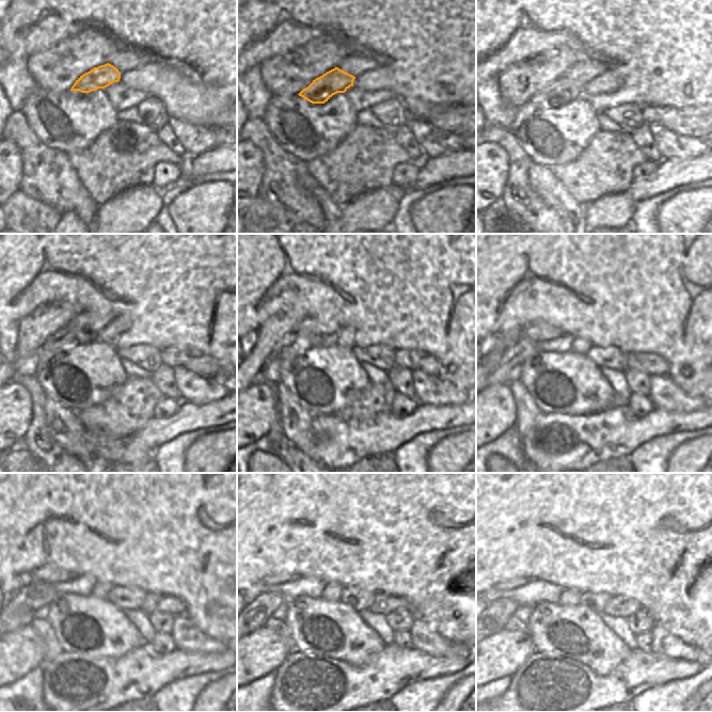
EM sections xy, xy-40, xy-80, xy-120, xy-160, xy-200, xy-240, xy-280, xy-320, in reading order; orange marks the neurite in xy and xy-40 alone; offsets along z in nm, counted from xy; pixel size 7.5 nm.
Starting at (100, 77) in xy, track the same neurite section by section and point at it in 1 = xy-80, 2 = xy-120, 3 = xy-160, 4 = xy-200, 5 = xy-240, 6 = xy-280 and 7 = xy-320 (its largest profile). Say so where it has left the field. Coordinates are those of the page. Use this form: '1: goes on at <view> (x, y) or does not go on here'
1: goes on at xy-80 (562, 91)
2: goes on at xy-120 (69, 336)
3: goes on at xy-160 (297, 343)
4: goes on at xy-200 (515, 356)
5: goes on at xy-240 (19, 610)
6: goes on at xy-280 (259, 610)
7: goes on at xy-320 (497, 613)

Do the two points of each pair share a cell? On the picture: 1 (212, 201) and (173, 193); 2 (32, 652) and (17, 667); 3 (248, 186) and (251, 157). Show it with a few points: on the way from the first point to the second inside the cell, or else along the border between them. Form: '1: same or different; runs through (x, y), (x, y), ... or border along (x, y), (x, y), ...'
1: different; border along (202, 183), (188, 188), (173, 201)
2: same; runs through (29, 655), (20, 664)
3: same; runs through (248, 178), (248, 164)

